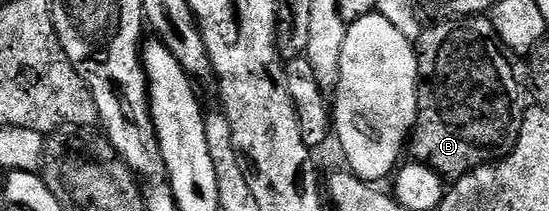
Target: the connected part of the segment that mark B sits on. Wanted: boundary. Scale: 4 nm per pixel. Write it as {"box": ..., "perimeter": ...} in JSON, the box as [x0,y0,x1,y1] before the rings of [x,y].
{"box":[408,17,528,181],"perimeter":[[[446,17],[443,23],[434,23],[425,28],[422,36],[416,41],[416,50],[418,53],[418,116],[414,122],[414,129],[410,132],[408,140],[408,151],[412,154],[413,162],[423,163],[425,167],[430,167],[441,175],[443,180],[453,181],[464,177],[469,171],[475,171],[477,167],[489,164],[491,161],[497,161],[506,158],[510,150],[516,145],[522,118],[528,106],[528,74],[527,64],[522,63],[521,58],[515,57],[506,50],[506,46],[498,40],[498,34],[489,18],[486,17]]]}

